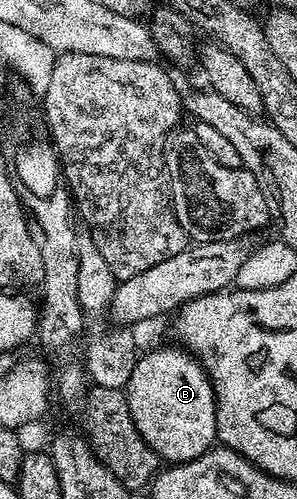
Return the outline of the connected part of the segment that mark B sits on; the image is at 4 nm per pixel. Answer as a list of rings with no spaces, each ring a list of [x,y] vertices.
[[[179,346],[144,351],[134,365],[126,386],[134,425],[165,464],[194,461],[212,450],[216,438],[216,394],[199,359]]]

